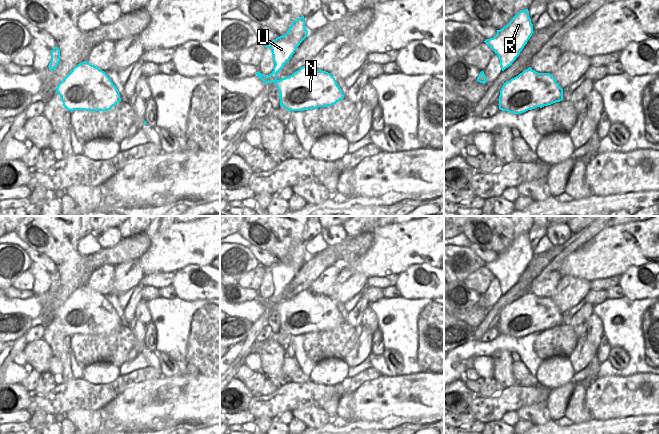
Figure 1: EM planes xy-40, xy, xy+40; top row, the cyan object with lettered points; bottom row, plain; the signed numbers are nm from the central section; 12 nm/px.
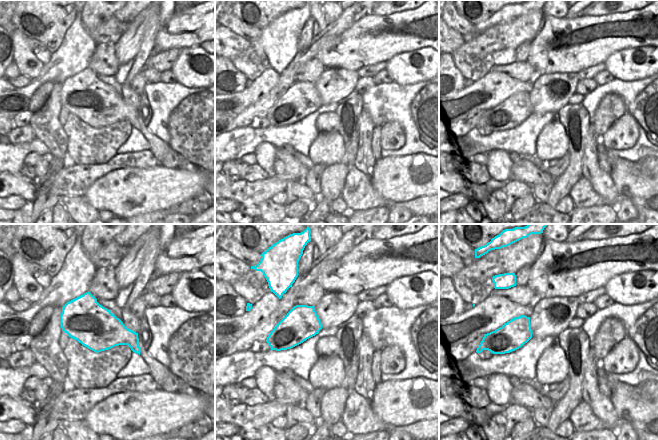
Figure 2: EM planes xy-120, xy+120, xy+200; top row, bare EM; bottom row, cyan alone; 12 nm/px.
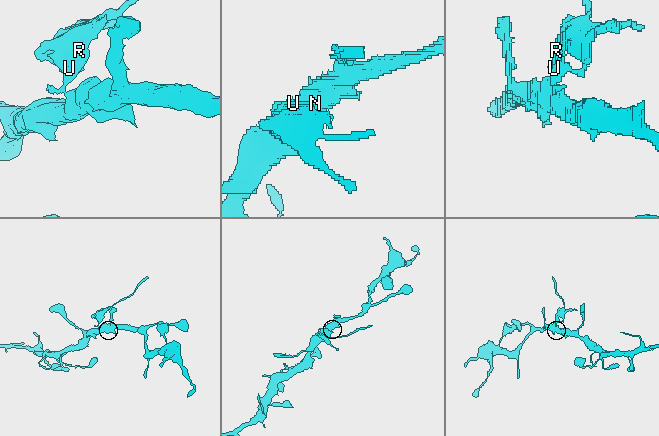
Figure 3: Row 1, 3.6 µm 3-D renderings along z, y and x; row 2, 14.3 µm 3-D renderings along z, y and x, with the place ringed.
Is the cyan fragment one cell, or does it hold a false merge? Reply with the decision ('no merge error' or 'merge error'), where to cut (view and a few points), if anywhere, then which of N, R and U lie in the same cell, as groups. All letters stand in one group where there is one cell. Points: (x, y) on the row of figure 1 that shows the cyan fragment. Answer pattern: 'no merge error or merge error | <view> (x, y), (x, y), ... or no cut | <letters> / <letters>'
merge error | xy (277, 80), (275, 82) | N / R U

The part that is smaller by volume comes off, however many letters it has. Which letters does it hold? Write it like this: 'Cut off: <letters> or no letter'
Cut off: R, U.

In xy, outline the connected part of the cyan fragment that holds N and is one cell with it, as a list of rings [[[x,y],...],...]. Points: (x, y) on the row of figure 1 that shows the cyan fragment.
[[[310,65],[277,80],[275,86],[280,93],[280,106],[290,112],[332,106],[344,98],[330,73],[313,69]]]

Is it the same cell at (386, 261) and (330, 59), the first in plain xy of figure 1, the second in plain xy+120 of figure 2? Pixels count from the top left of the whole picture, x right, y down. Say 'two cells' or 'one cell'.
one cell

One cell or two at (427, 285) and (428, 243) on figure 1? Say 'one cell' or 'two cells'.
two cells

